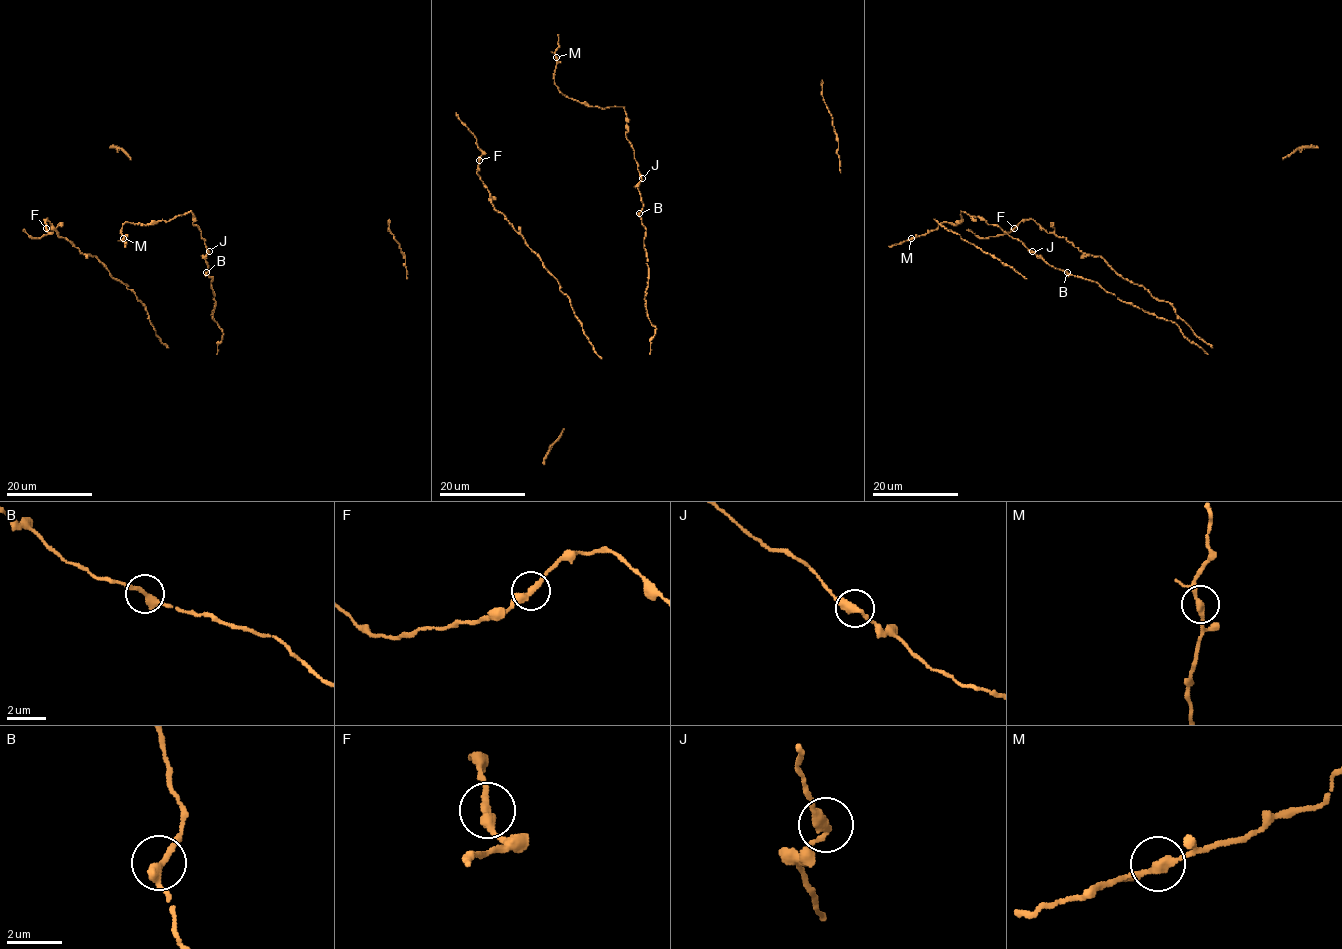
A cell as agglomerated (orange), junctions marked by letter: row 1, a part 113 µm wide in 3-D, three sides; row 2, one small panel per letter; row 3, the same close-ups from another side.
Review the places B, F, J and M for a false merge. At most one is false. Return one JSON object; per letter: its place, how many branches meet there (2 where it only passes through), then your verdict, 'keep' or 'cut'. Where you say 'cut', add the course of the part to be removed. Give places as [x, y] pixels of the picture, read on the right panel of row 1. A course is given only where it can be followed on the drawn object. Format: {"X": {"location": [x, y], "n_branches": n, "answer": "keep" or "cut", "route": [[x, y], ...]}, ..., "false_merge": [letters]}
{"B": {"location": [1067, 272], "n_branches": 2, "answer": "keep"}, "F": {"location": [1014, 228], "n_branches": 2, "answer": "keep"}, "J": {"location": [1032, 251], "n_branches": 2, "answer": "keep"}, "M": {"location": [911, 238], "n_branches": 2, "answer": "keep"}, "false_merge": []}

